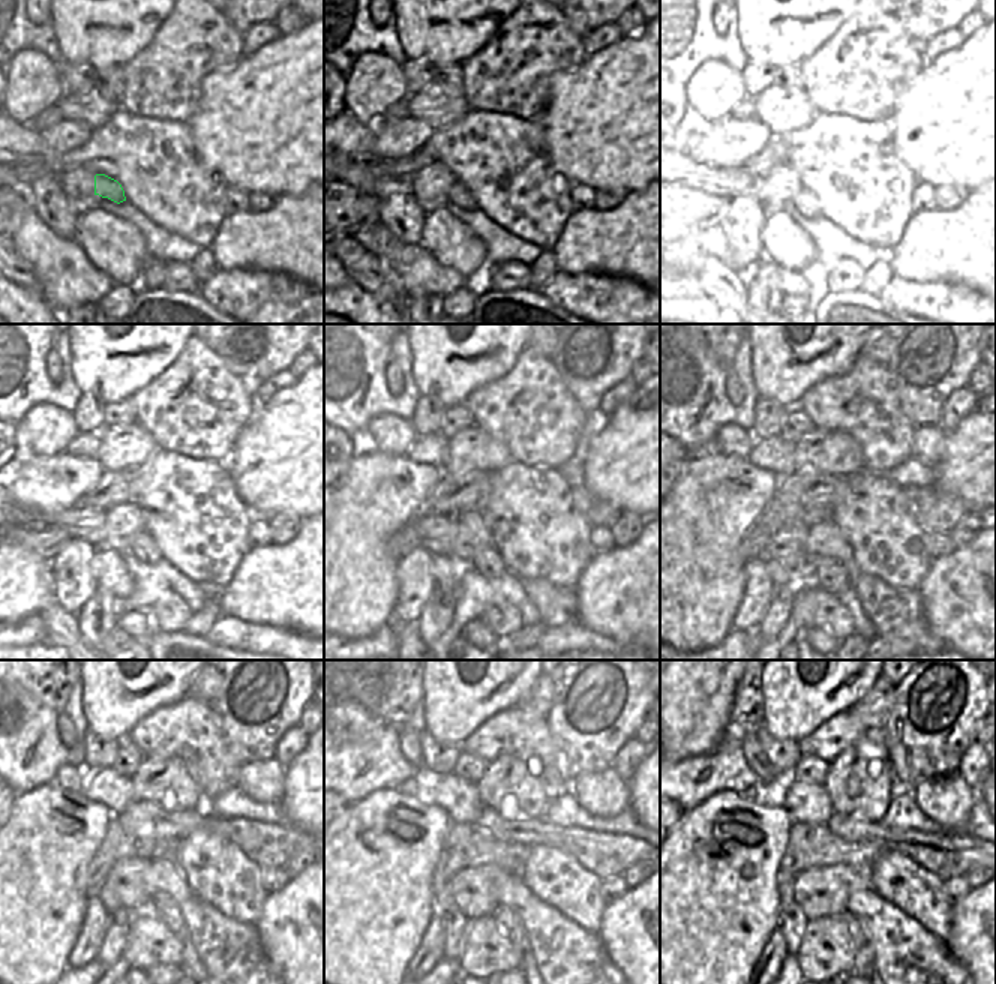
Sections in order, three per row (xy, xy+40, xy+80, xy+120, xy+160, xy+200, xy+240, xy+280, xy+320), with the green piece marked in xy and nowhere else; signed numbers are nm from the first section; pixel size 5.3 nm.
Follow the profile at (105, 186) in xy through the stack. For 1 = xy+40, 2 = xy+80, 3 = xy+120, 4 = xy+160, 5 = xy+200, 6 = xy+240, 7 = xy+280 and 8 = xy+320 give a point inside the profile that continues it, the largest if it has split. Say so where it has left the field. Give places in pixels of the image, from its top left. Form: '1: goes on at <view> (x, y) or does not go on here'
1: goes on at xy+40 (459, 195)
2: goes on at xy+80 (806, 201)
3: goes on at xy+120 (141, 546)
4: goes on at xy+160 (486, 560)
5: goes on at xy+200 (830, 573)
6: goes on at xy+240 (164, 908)
7: goes on at xy+280 (512, 926)
8: goes on at xy+320 (864, 957)

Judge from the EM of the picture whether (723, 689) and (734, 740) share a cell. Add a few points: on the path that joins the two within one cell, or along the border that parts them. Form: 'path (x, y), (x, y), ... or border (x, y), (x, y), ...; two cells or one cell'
border (729, 722), (722, 741), (710, 753); two cells

